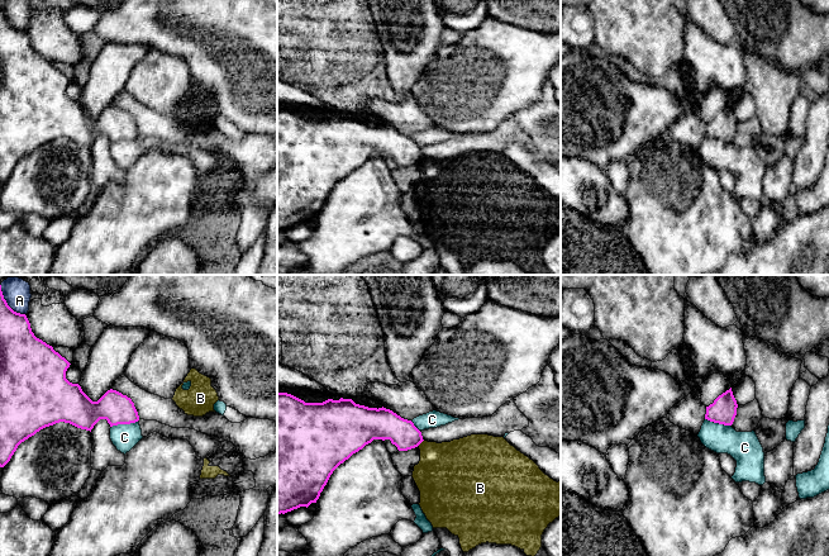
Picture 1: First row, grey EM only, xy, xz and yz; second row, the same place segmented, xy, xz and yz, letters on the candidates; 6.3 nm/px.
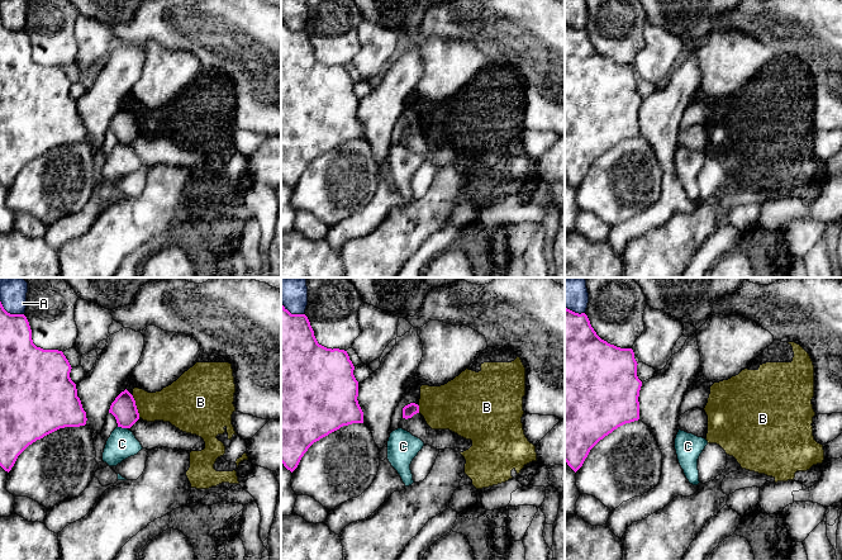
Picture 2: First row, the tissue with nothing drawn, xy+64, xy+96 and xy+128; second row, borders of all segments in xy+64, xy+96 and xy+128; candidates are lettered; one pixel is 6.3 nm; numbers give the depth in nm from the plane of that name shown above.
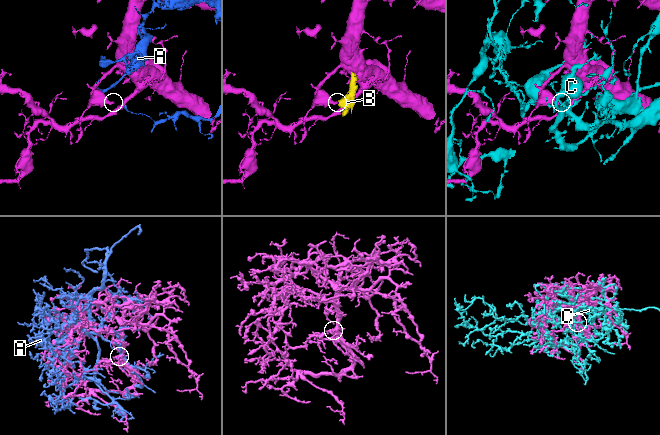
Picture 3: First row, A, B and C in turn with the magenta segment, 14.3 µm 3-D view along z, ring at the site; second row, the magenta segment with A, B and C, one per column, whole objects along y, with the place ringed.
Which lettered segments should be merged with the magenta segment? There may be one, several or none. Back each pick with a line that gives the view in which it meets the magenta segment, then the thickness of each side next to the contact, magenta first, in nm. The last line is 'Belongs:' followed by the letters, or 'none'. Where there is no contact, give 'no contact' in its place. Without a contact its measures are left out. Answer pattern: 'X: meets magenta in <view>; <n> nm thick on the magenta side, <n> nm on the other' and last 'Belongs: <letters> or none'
Belongs: none

